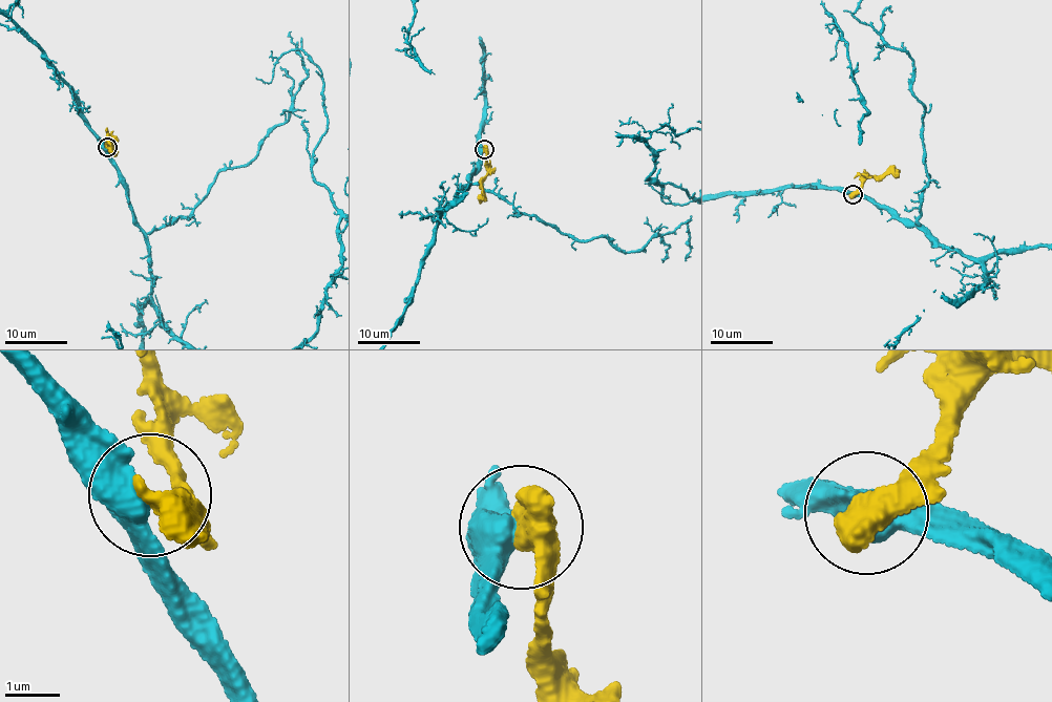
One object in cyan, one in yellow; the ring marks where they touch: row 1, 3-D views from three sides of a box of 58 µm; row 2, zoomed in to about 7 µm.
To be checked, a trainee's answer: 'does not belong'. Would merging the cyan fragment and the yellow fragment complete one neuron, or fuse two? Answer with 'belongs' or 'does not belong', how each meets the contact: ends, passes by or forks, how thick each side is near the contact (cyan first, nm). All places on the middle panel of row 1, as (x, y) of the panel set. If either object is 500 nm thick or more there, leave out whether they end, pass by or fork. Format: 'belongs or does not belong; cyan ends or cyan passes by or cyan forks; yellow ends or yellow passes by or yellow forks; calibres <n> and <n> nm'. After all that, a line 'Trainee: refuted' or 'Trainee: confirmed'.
does not belong; calibres 700 and 440 nm
Trainee: confirmed

